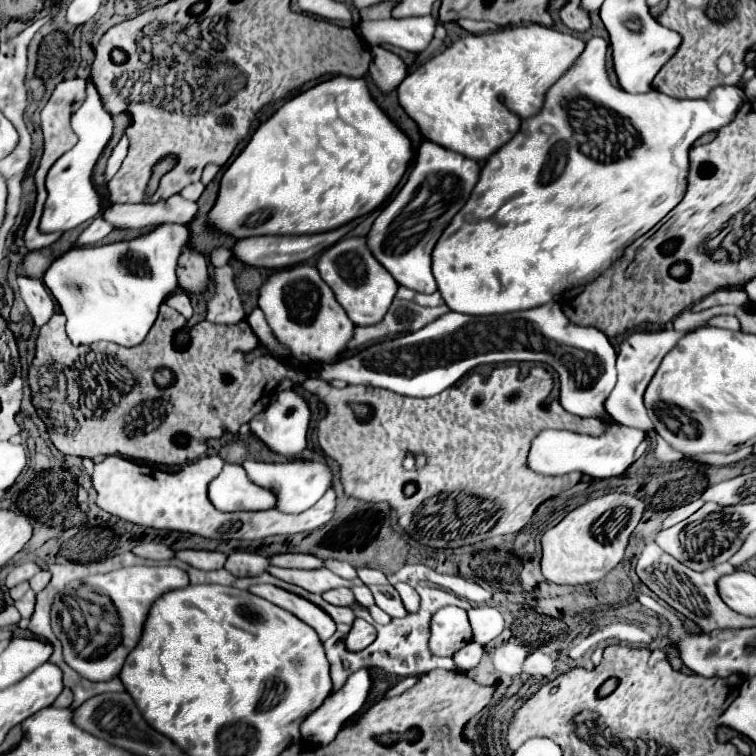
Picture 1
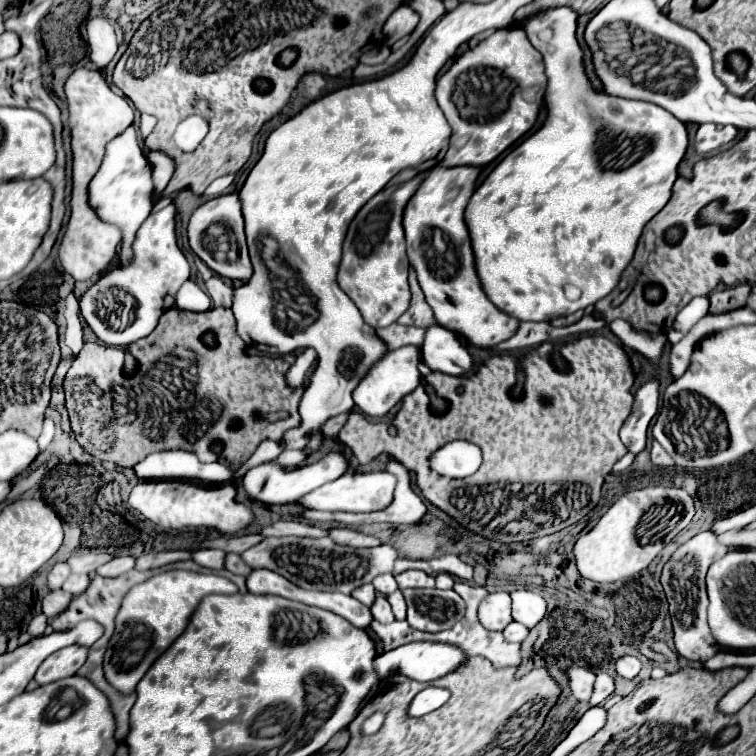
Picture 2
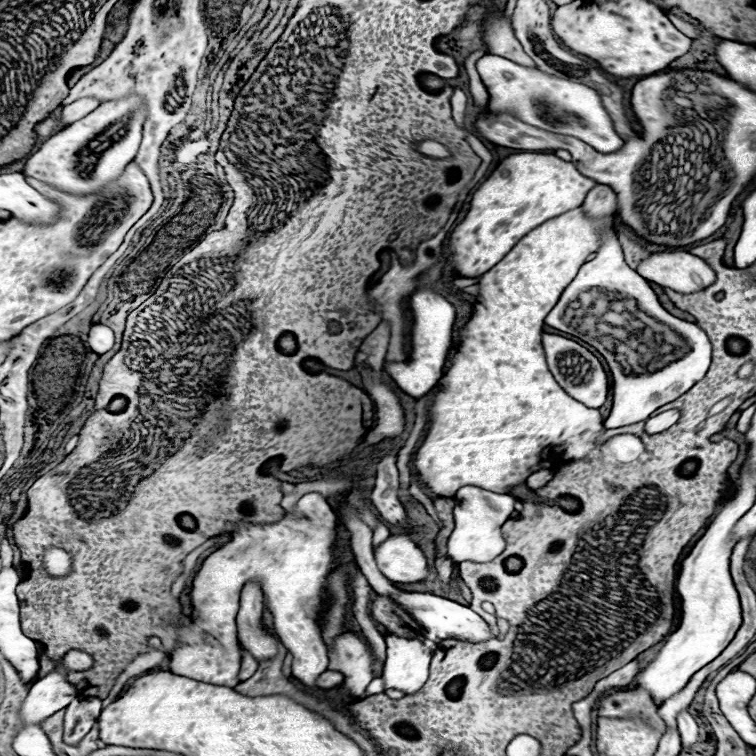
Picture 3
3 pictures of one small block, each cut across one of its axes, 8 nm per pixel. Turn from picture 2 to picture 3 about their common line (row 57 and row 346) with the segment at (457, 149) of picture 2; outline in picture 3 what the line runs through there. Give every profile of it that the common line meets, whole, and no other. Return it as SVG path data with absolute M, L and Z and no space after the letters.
M574 208L562 216L556 216L544 224L540 224L538 228L534 228L528 236L524 236L492 270L488 270L480 284L480 294L476 296L474 302L474 312L472 318L460 328L460 346L456 350L456 354L450 360L450 366L446 370L446 374L440 378L440 392L434 398L434 404L430 408L430 430L428 436L424 438L424 442L420 444L416 458L414 458L414 466L420 474L420 480L438 496L454 496L456 490L460 486L478 486L484 490L492 490L492 492L508 492L510 488L514 488L516 484L524 482L528 474L540 470L540 468L556 468L562 462L568 460L576 460L576 458L586 458L586 456L600 456L600 452L596 450L596 438L604 432L602 426L602 416L598 410L588 408L584 404L580 404L578 400L572 400L572 396L568 396L560 384L556 384L554 376L550 374L546 360L544 360L544 350L542 350L542 328L544 328L544 318L548 316L548 312L556 306L556 300L560 300L564 288L576 278L578 268L586 262L586 258L596 252L600 246L600 234L598 234L598 224L588 220L584 216L584 212L580 208Z

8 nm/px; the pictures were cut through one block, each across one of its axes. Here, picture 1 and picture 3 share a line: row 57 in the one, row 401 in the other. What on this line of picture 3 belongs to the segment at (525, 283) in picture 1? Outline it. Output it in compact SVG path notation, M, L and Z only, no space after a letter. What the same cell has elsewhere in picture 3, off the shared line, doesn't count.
M546 332L542 334L542 346L544 346L544 354L546 354L546 362L548 362L550 372L554 374L558 384L572 398L580 400L588 408L600 408L606 402L606 398L608 398L608 376L606 376L602 364L598 362L598 358L594 354L590 354L586 348L582 348L574 340L568 340L568 338L556 336L556 334L546 334Z

